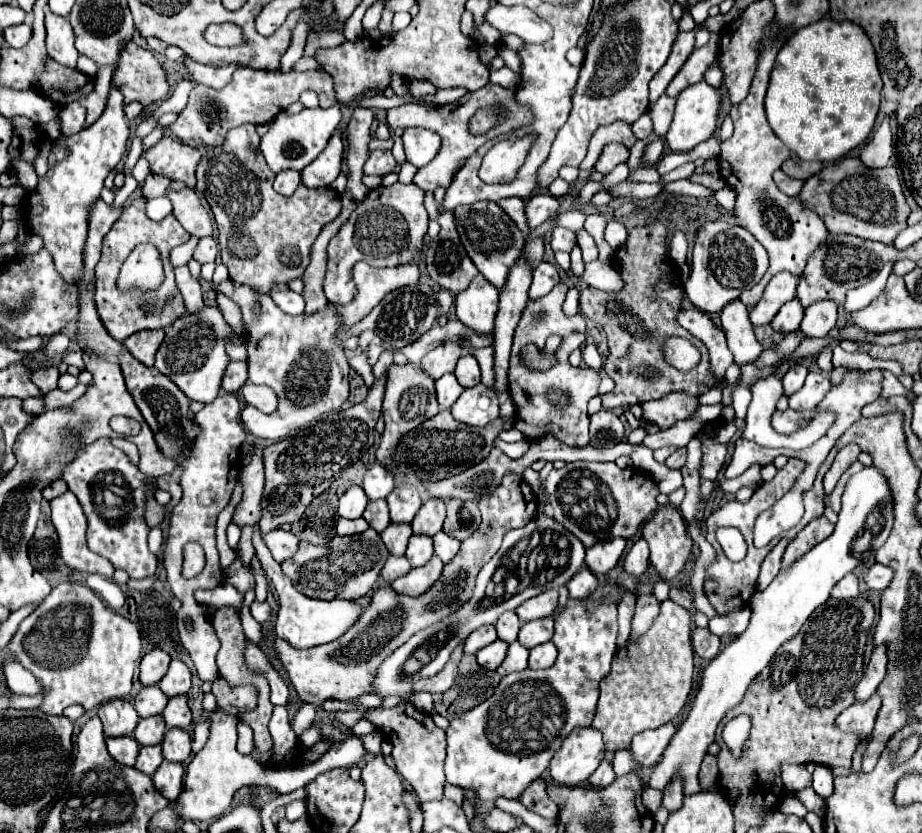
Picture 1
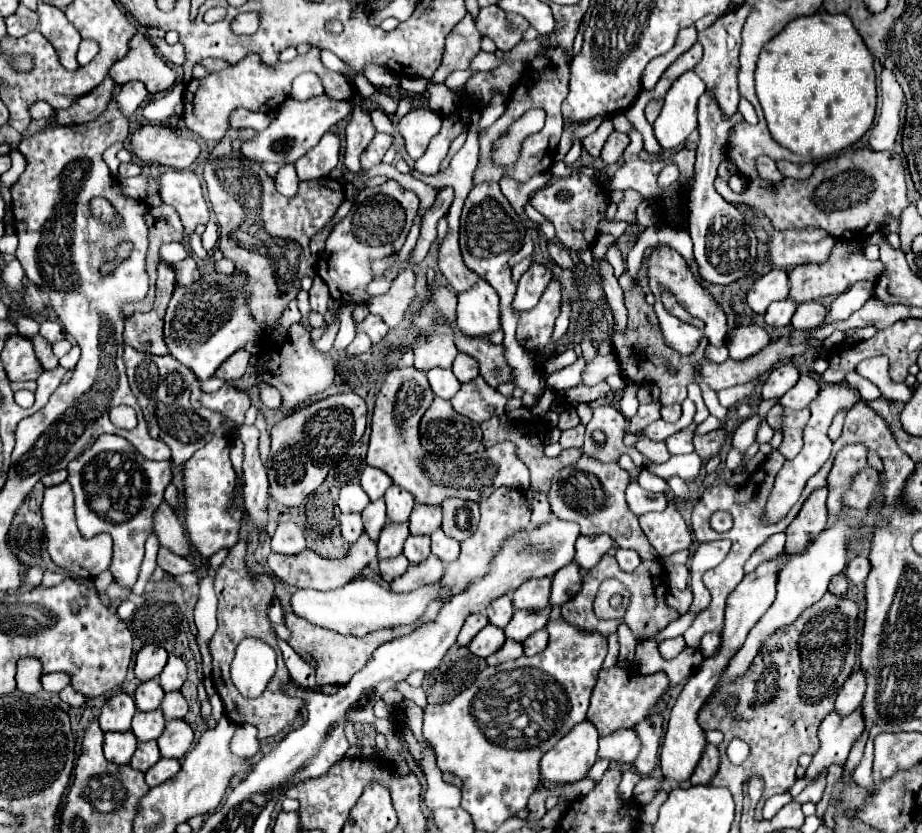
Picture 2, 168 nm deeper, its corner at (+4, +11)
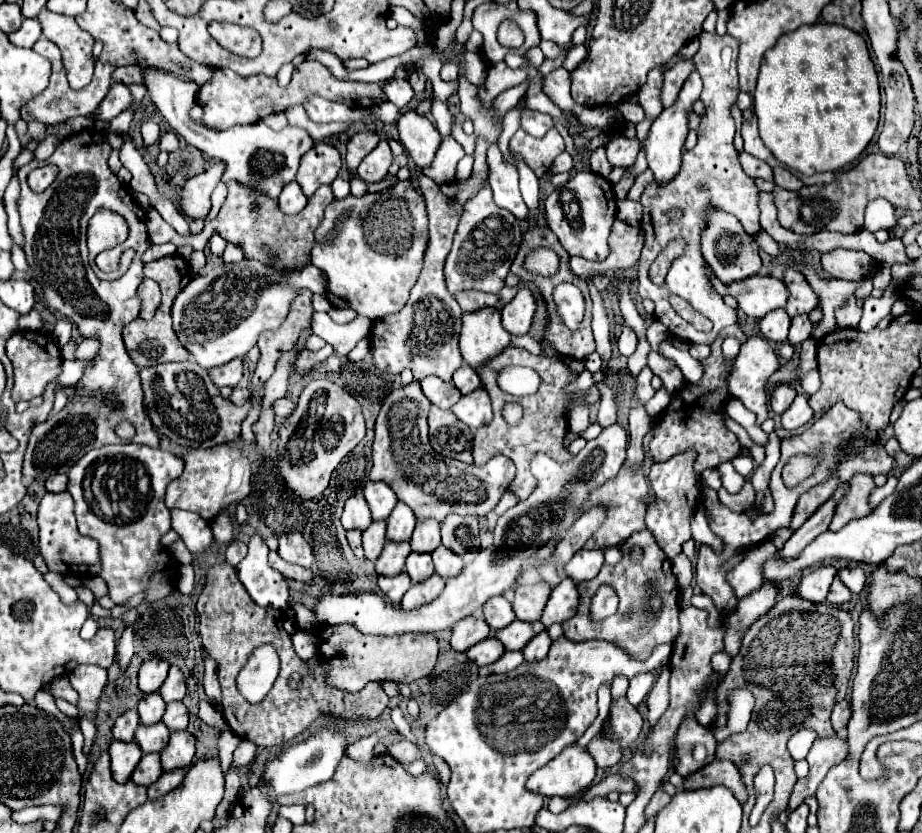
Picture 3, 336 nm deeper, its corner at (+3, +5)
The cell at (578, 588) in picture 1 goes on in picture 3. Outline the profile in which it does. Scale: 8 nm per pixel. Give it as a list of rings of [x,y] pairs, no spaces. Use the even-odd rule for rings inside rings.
[[[564,578],[550,594],[550,600],[542,614],[542,624],[550,626],[554,622],[564,622],[576,614],[578,608],[578,588],[572,578]]]

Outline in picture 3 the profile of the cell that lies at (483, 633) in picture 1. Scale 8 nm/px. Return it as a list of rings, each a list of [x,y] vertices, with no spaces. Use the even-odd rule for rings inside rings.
[[[468,616],[468,618],[460,620],[460,622],[452,628],[450,646],[452,646],[454,650],[458,650],[458,652],[466,652],[470,646],[474,646],[476,642],[484,640],[488,634],[490,634],[490,628],[488,628],[486,620]]]

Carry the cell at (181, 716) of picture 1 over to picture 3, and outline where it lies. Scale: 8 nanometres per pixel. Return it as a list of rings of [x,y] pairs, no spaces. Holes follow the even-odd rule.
[[[170,702],[162,716],[162,722],[170,730],[184,730],[188,726],[188,708],[182,702]]]

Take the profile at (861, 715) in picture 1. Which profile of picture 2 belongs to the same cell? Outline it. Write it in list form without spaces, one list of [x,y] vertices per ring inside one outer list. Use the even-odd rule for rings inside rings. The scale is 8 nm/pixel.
[[[861,710],[851,712],[849,716],[837,716],[837,712],[831,712],[825,716],[825,720],[819,726],[817,738],[819,738],[819,750],[813,754],[813,760],[805,772],[807,780],[817,780],[823,770],[827,770],[831,764],[843,766],[851,744],[857,740],[857,736],[863,732],[863,716]]]

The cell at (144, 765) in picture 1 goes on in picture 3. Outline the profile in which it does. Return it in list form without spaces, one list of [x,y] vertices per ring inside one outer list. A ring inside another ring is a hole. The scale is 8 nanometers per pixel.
[[[144,754],[142,760],[138,762],[136,770],[132,772],[132,782],[142,784],[142,786],[150,786],[152,782],[156,782],[162,774],[162,766],[160,766],[160,754]]]

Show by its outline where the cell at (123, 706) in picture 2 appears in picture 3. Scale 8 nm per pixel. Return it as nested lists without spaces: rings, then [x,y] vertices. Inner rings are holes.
[[[126,710],[112,726],[112,736],[116,740],[122,740],[122,742],[132,742],[134,740],[134,730],[136,726],[140,724],[140,718],[138,718],[138,712],[136,710]]]

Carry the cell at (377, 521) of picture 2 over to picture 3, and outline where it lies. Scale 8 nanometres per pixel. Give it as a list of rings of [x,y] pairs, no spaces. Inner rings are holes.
[[[376,520],[368,526],[368,530],[362,532],[362,546],[368,560],[376,560],[382,552],[382,546],[386,542],[386,522]]]

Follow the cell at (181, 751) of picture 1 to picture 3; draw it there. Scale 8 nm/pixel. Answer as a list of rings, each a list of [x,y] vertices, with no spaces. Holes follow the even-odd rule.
[[[188,730],[172,732],[168,746],[160,752],[162,754],[162,768],[174,770],[174,768],[190,766],[194,752],[196,752],[194,746],[196,746],[196,738]]]

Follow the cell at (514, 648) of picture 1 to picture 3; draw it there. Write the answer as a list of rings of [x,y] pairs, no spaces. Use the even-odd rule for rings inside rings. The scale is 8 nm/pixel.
[[[506,652],[502,654],[494,664],[488,664],[484,668],[480,668],[480,676],[488,676],[488,674],[504,674],[514,670],[516,666],[520,666],[524,662],[522,652]]]

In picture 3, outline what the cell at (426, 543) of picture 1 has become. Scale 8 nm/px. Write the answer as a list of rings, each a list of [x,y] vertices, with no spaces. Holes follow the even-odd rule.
[[[412,552],[406,558],[406,572],[410,574],[410,578],[412,578],[414,584],[426,580],[434,572],[432,556],[430,554],[416,554],[416,552]]]

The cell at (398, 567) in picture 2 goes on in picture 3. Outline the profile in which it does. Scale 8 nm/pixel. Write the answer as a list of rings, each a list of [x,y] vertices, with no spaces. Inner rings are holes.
[[[400,572],[396,576],[378,576],[378,586],[398,606],[404,592],[412,586],[412,580],[408,578],[406,572]]]

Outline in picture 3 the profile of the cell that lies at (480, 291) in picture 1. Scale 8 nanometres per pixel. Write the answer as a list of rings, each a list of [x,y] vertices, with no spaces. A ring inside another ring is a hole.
[[[480,308],[462,314],[460,352],[468,366],[478,368],[498,356],[510,344],[510,334],[502,326],[498,308]]]

